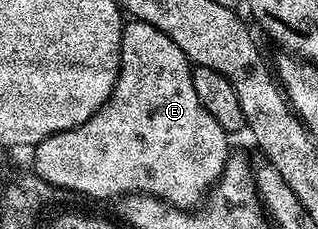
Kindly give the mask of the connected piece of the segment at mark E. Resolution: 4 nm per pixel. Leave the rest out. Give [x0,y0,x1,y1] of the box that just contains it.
[32,19,230,210]

